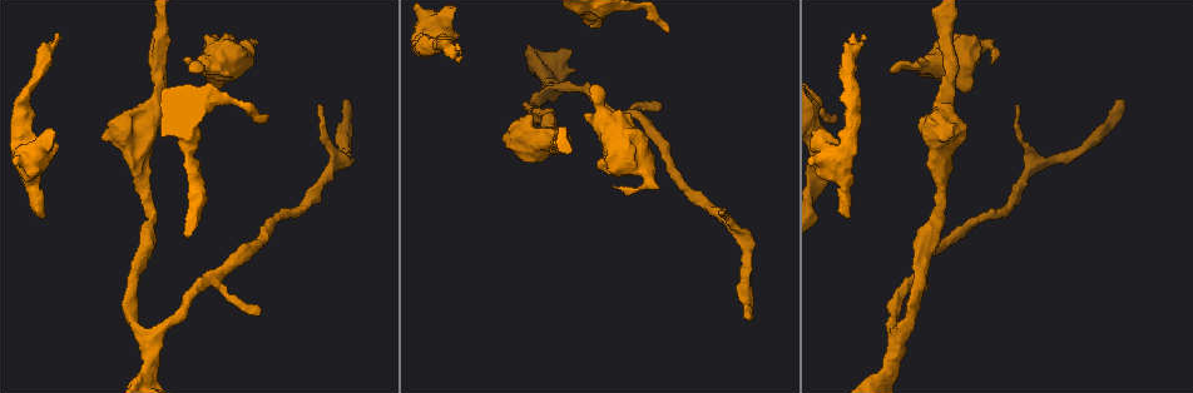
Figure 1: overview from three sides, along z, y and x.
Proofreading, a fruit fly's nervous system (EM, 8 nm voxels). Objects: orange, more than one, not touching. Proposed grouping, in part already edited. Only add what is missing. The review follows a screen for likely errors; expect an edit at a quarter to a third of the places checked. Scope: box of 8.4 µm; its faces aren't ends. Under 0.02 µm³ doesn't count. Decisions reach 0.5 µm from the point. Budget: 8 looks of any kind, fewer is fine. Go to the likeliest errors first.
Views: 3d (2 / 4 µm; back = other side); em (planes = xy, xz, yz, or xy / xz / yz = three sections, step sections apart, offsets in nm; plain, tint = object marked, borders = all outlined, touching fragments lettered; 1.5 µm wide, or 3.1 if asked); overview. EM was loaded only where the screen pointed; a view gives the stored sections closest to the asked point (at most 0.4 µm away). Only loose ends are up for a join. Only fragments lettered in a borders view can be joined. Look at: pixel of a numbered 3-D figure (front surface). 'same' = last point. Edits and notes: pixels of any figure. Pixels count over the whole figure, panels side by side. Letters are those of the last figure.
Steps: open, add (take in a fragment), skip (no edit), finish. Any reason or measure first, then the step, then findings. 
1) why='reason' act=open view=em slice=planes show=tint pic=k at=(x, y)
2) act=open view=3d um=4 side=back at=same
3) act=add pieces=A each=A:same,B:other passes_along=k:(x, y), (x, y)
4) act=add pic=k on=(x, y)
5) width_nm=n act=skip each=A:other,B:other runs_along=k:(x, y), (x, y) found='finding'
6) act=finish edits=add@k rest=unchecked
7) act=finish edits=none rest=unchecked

why='branch stops here' act=open view=em slice=planes show=borders pic=1 at=(1121, 99)

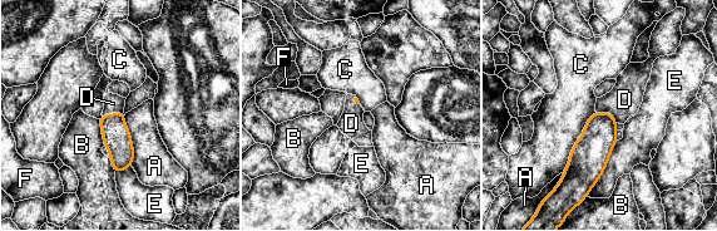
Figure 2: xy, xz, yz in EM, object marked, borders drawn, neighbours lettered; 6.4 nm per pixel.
act=add pieces=D each=A:other,B:other,C:other,D:same,E:other,F:other found='the neuron continues'

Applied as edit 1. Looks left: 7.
why='branch stops here' act=open view=3d um=4 pic=1 at=(191, 71)

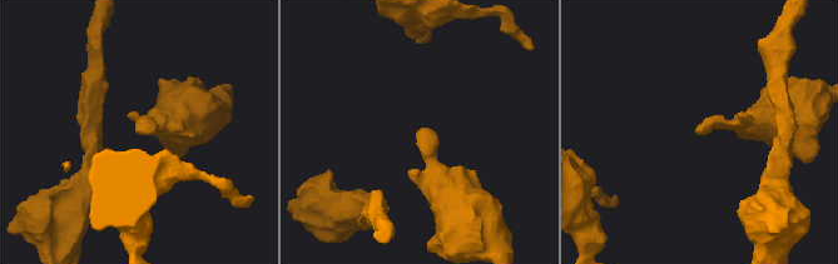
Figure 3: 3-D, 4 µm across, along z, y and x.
act=open view=em slice=planes show=plain pic=3 at=(697, 132)

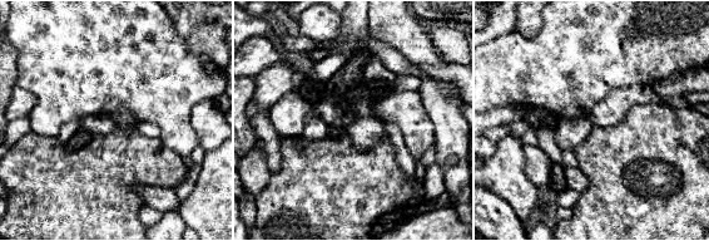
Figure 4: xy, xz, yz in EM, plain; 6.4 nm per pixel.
act=open view=em slice=planes show=borders at=same

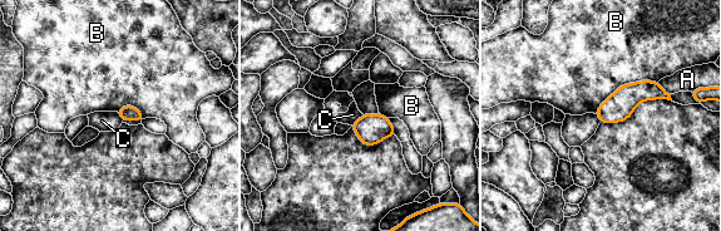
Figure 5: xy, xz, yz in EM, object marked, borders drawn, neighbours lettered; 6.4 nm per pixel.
act=skip each=A:other,B:other,C:other border=5:(657, 80), (621, 84), (594, 113) found='none of them fits'

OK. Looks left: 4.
act=finish edits=add@2 rest=unchecked

